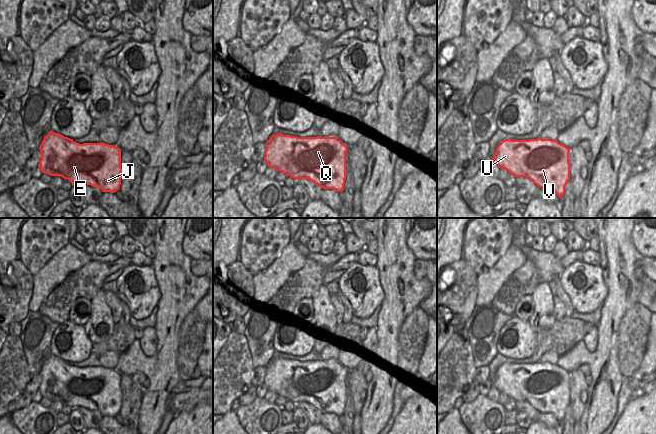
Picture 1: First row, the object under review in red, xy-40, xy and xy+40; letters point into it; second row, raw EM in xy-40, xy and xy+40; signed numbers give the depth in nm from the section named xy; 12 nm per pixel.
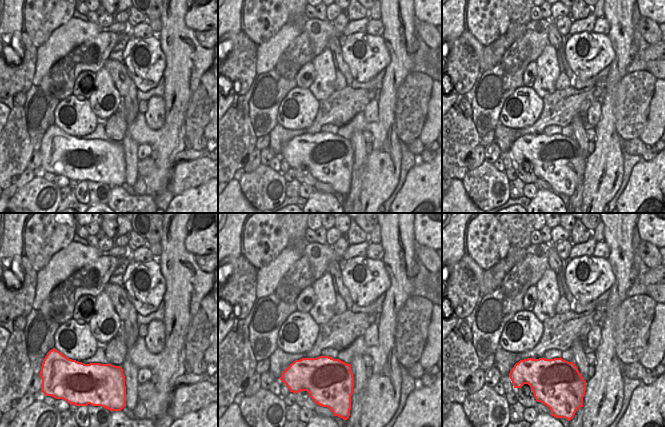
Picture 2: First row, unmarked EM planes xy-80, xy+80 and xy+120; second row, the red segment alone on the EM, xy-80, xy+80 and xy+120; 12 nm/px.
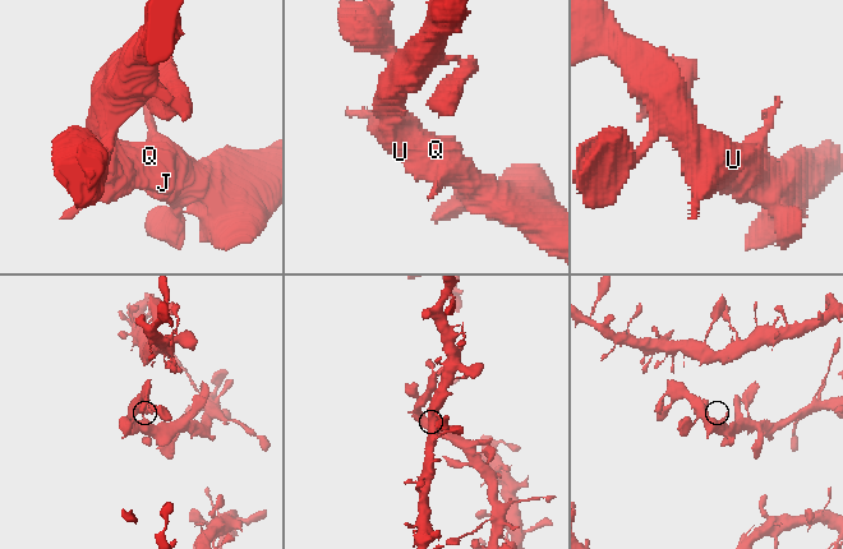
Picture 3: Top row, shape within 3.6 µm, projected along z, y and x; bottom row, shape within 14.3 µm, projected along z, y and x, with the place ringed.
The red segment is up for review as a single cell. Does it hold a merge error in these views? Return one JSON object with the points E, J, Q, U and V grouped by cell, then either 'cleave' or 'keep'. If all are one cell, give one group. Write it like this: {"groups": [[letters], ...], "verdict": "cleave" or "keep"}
{"groups": [["E", "J", "Q", "U", "V"]], "verdict": "keep"}

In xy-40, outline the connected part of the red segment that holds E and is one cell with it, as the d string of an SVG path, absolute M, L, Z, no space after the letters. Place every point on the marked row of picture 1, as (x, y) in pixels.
M52 130L44 137L38 164L42 173L61 176L72 184L84 183L99 187L102 192L120 189L121 149L115 145L77 143Z

